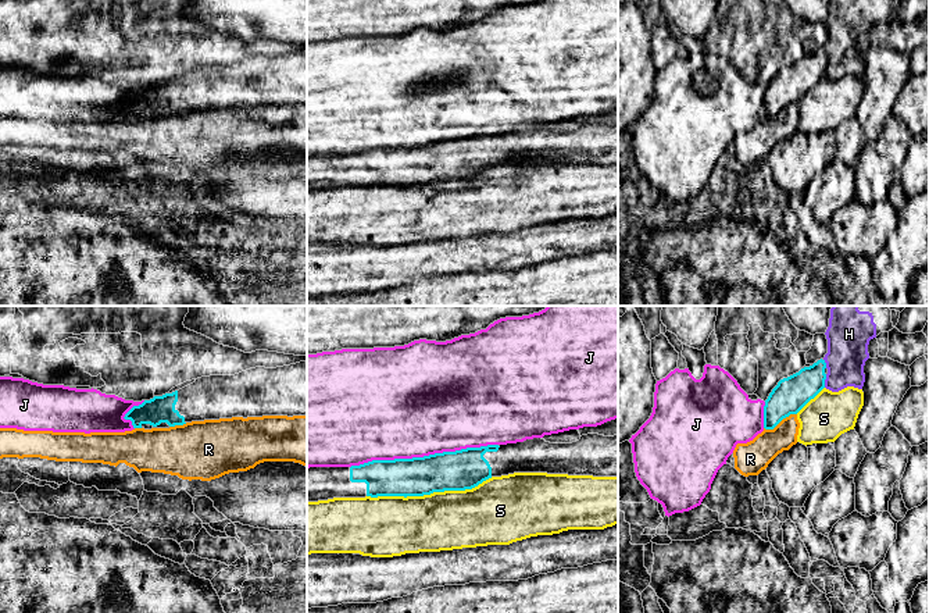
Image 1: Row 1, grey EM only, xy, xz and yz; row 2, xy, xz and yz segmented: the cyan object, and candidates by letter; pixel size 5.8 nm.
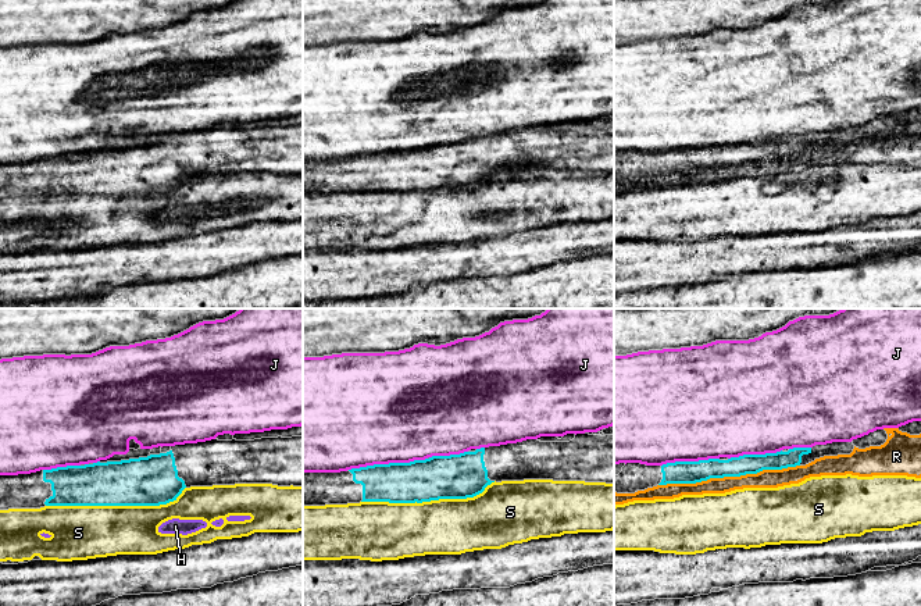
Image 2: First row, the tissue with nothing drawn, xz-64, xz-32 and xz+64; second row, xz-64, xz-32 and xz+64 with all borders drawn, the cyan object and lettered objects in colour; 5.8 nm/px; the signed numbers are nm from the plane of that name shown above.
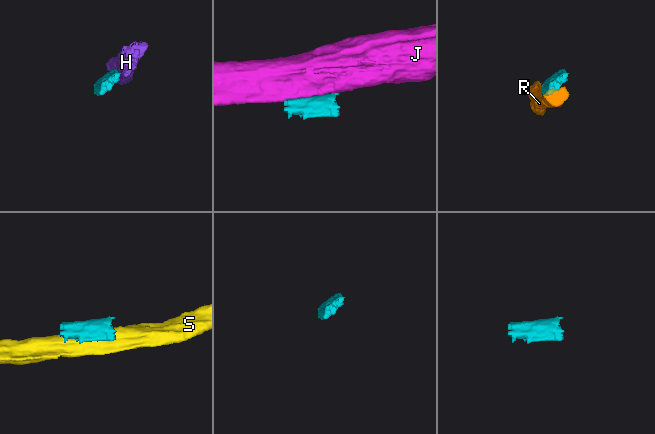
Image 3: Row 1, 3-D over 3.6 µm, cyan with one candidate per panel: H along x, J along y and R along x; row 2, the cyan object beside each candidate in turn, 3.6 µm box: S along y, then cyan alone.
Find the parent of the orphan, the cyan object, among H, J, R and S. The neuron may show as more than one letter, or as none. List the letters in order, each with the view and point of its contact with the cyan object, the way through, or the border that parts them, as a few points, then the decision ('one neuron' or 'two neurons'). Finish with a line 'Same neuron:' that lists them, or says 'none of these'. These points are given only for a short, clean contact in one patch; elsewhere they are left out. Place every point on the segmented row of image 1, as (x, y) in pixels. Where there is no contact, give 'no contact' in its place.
H: yz (824, 381) | two neurons
J: xz (424, 456) | two neurons
R: yz (779, 421) | two neurons
S: xz (429, 494) | two neurons
Same neuron: none of these

